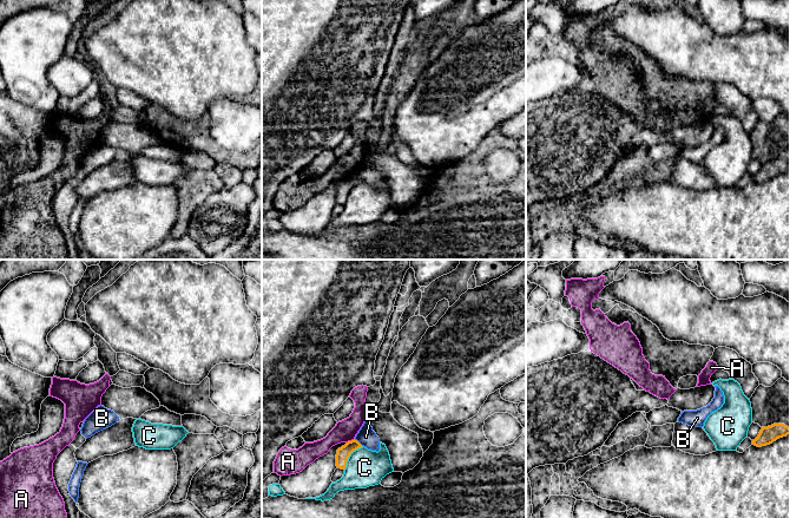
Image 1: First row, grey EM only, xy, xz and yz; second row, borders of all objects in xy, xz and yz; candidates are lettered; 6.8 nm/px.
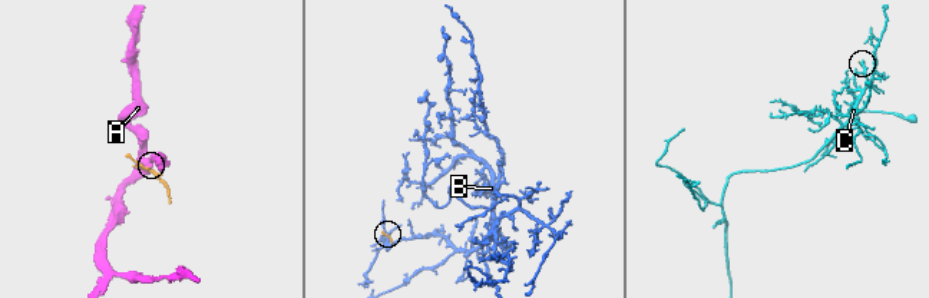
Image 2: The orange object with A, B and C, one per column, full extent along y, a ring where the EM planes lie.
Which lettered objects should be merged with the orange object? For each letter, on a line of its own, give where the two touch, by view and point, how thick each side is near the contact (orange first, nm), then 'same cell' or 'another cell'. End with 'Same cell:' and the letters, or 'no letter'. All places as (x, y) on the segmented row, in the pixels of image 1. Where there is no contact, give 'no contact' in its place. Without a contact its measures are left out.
A: xz (351, 440) | 90/150 nm | another cell
B: xz (359, 443) | 90/120 nm | another cell
C: xz (349, 456) | 90/260 nm | another cell
Same cell: no letter

